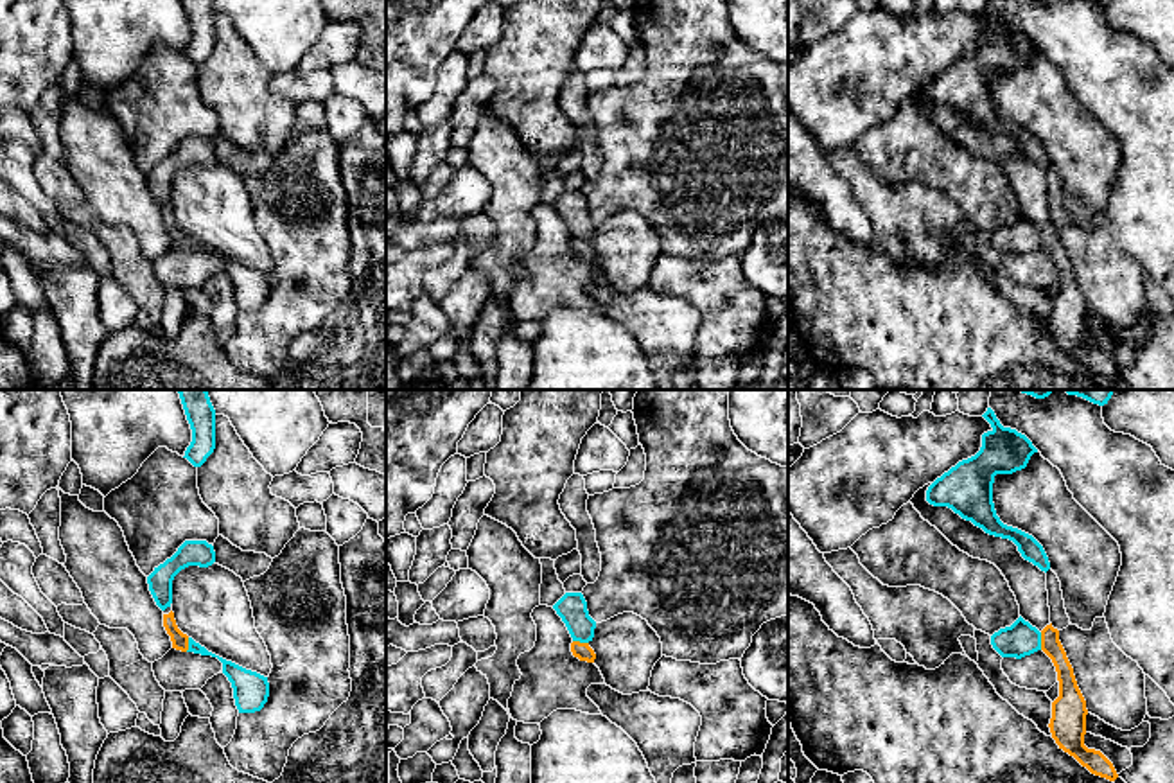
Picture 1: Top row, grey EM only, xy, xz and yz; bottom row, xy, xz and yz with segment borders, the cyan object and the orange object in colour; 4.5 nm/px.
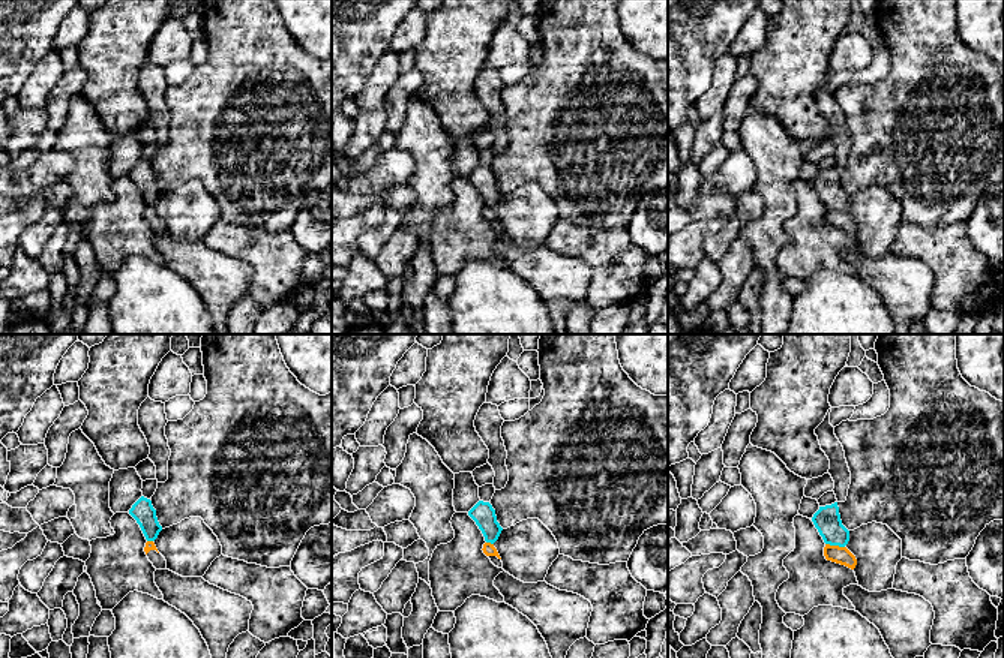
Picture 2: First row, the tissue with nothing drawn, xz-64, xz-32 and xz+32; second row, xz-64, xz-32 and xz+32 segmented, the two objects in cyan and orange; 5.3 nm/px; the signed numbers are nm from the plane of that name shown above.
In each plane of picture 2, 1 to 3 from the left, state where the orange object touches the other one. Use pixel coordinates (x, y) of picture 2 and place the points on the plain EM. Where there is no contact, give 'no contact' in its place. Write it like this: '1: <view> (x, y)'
1: xz-64 (150, 204)
2: xz-32 (489, 206)
3: xz+32 (835, 209)

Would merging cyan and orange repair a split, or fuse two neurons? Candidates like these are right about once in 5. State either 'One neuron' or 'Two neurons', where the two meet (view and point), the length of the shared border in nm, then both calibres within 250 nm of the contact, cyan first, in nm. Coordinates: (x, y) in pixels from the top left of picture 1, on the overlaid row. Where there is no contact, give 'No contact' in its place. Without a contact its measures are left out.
Two neurons. Touches cyan at yz (1040, 642). Shared border 80 nm. Thickness 150 nm (cyan) against 90 nm

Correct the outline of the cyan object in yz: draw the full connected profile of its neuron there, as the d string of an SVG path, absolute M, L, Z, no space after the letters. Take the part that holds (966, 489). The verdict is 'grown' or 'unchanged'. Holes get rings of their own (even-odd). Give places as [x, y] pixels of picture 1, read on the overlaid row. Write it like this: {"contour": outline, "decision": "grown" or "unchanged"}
{"contour": "M991 408L982 417L993 429L982 435L980 451L937 478L926 490L926 501L951 508L989 535L1012 541L1025 560L1047 573L1050 562L1043 546L1032 535L1003 524L993 503L994 476L1025 469L1038 449L1025 435L1003 427Z", "decision": "unchanged"}

